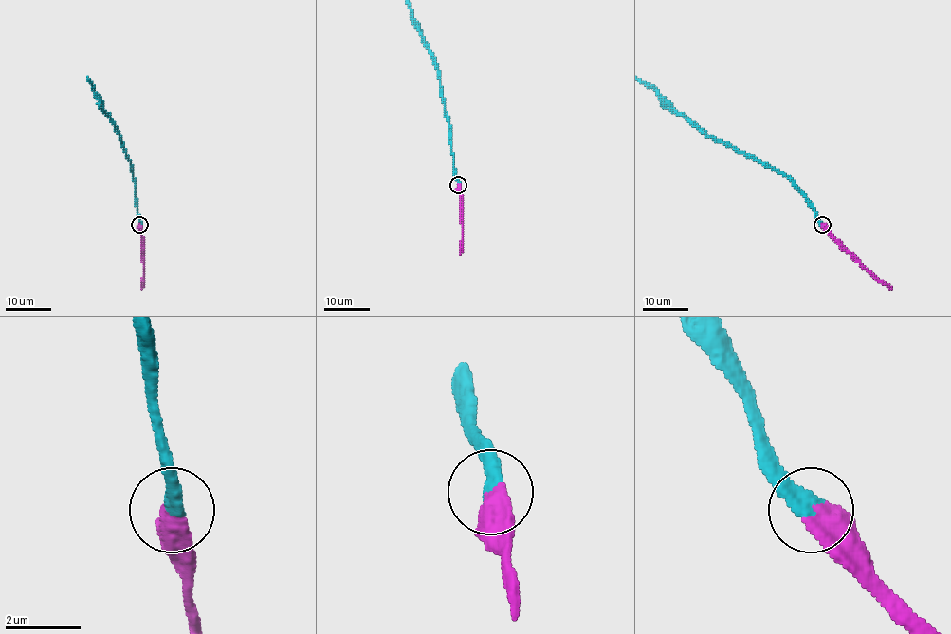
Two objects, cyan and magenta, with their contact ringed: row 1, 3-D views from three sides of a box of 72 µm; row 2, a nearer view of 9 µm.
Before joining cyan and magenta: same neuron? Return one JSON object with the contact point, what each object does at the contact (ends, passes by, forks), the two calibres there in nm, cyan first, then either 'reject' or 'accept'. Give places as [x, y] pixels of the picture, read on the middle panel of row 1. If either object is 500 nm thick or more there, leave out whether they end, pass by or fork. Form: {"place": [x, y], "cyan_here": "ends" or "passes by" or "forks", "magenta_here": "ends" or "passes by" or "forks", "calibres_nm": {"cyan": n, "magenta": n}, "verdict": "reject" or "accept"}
{"place": [458, 185], "calibres_nm": {"cyan": 440, "magenta": 550}, "verdict": "accept"}

